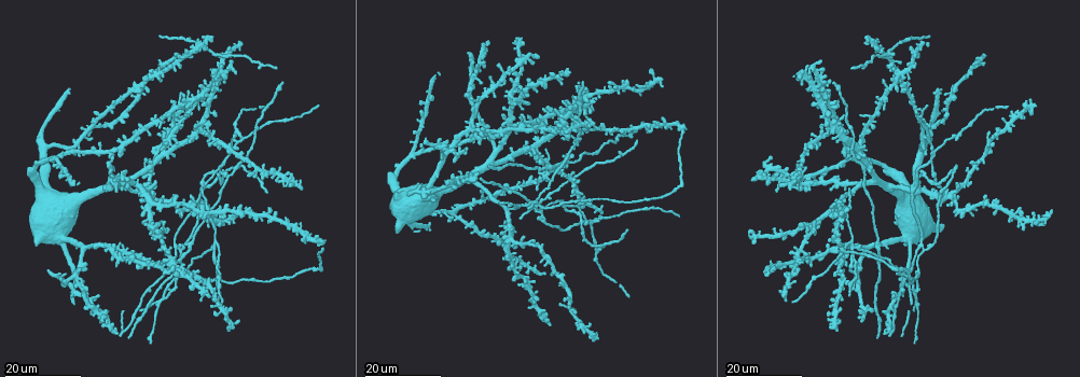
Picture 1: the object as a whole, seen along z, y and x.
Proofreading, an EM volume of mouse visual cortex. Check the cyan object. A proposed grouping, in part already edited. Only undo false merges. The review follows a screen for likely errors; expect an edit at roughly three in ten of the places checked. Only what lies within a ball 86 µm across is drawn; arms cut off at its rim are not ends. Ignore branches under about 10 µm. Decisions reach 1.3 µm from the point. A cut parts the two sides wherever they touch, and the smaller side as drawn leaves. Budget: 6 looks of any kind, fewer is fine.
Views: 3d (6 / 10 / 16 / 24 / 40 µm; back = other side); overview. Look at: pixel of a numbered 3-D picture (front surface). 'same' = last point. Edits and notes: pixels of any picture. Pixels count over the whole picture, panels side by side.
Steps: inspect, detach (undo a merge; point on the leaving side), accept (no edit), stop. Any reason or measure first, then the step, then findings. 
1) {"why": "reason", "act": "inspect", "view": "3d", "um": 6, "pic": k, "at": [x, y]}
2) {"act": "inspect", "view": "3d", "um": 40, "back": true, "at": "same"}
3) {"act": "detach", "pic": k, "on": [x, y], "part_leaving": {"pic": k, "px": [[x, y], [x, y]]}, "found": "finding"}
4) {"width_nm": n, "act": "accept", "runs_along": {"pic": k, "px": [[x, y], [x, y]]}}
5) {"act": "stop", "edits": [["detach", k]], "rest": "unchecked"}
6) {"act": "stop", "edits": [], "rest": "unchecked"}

{"why": "three arms meet", "act": "inspect", "view": "3d", "um": 24, "pic": 1, "at": [169, 143]}

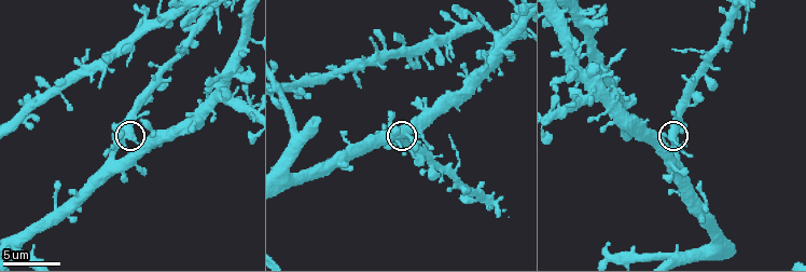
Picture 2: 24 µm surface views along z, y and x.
{"why": "closer look", "act": "inspect", "view": "3d", "um": 6, "pic": 2, "at": [131, 136]}

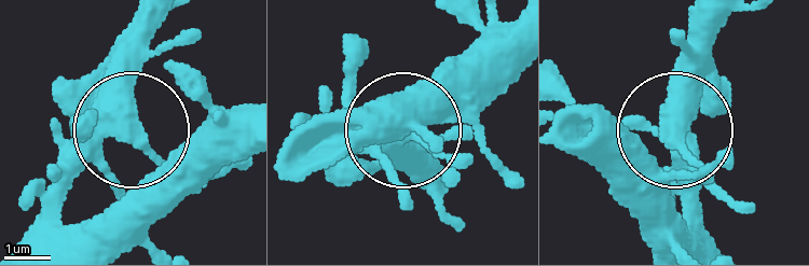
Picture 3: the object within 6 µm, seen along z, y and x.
{"width_nm": 400, "act": "accept", "runs_along": {"pic": 3, "px": [[22, 236], [122, 128], [126, 31]]}, "found": "one neuron here"}

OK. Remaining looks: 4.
{"why": "two arms in line, one across", "act": "inspect", "view": "3d", "um": 16, "pic": 1, "at": [921, 244]}

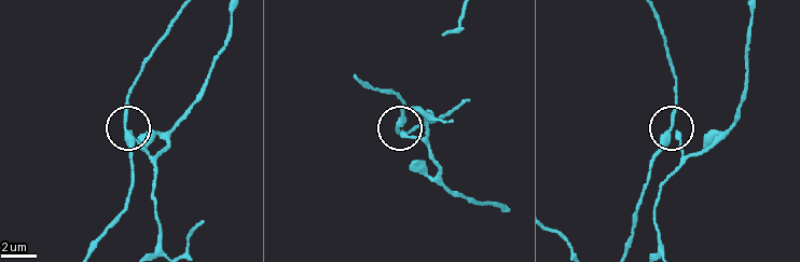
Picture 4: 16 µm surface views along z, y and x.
{"act": "inspect", "view": "3d", "um": 6, "pic": 4, "at": [127, 132]}

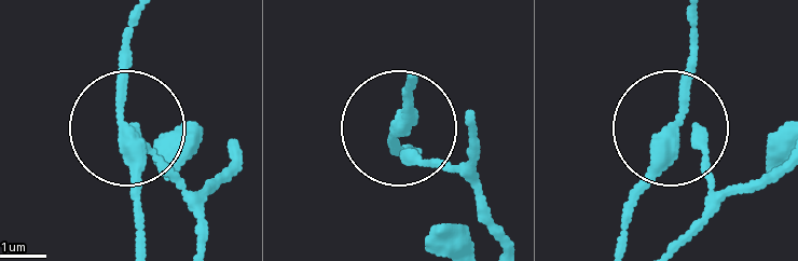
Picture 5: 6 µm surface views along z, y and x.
{"act": "inspect", "view": "3d", "um": 6, "back": true, "pic": 5, "at": [671, 129]}

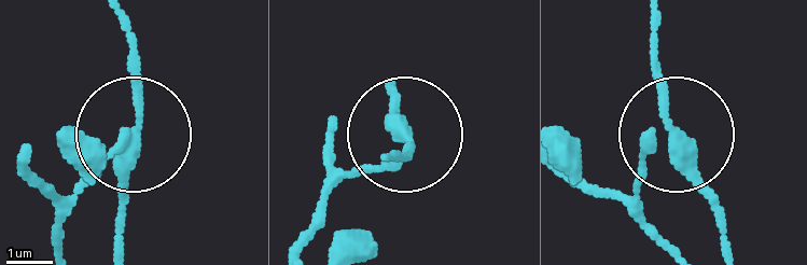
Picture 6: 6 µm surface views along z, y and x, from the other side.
{"arms": 3, "act": "accept", "runs_along": {"pic": 6, "px": [[680, 251], [637, 194], [641, 170], [668, 143], [722, 236]]}, "found": "continuous, no second neuron"}

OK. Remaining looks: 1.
{"act": "stop", "edits": [], "rest": "unchecked"}

